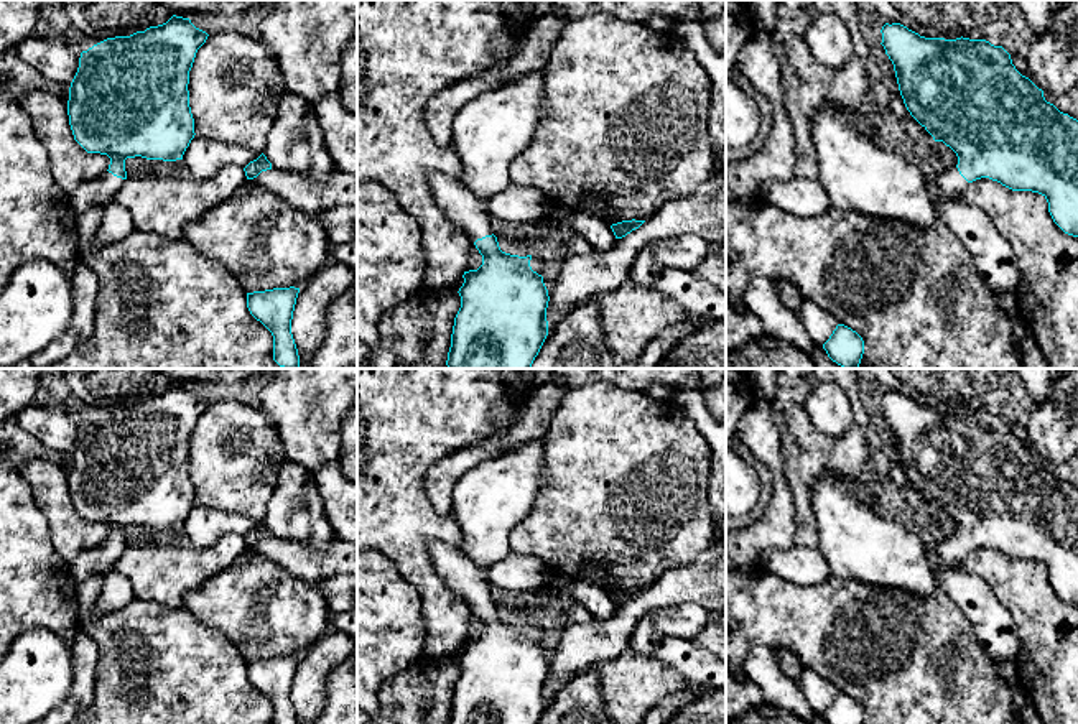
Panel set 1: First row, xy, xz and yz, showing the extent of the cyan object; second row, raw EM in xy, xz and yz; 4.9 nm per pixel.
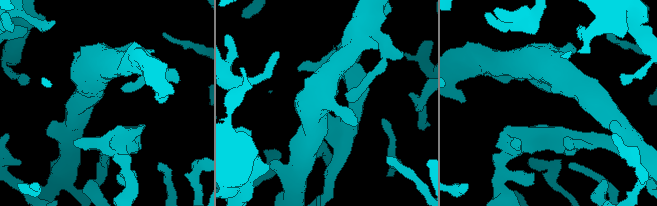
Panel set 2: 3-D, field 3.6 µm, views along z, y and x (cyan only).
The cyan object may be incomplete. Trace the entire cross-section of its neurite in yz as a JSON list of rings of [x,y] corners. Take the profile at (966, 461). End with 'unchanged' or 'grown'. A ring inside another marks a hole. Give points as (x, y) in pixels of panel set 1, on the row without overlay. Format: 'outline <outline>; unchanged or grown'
outline [[[885,392],[881,398],[882,415],[894,433],[897,452],[910,484],[956,525],[953,536],[935,536],[935,551],[941,568],[958,564],[976,548],[989,546],[1012,559],[1032,559],[1048,571],[1053,591],[1068,604],[1078,606],[1078,489],[1047,471],[1043,459],[1012,433],[1002,415],[986,408],[925,406],[900,392]]]; grown

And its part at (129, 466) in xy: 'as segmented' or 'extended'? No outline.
extended

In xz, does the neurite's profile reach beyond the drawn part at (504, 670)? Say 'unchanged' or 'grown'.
grown

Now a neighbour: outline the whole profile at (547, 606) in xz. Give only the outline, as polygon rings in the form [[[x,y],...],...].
[[[551,584],[545,587],[545,597],[537,594],[510,594],[505,592],[505,606],[510,606],[515,610],[532,609],[535,620],[541,617],[555,617],[560,609],[560,592]]]

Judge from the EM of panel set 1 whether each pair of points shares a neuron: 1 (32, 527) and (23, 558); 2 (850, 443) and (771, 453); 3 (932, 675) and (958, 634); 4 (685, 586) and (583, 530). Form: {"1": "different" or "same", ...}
{"1": "same", "2": "different", "3": "same", "4": "different"}

